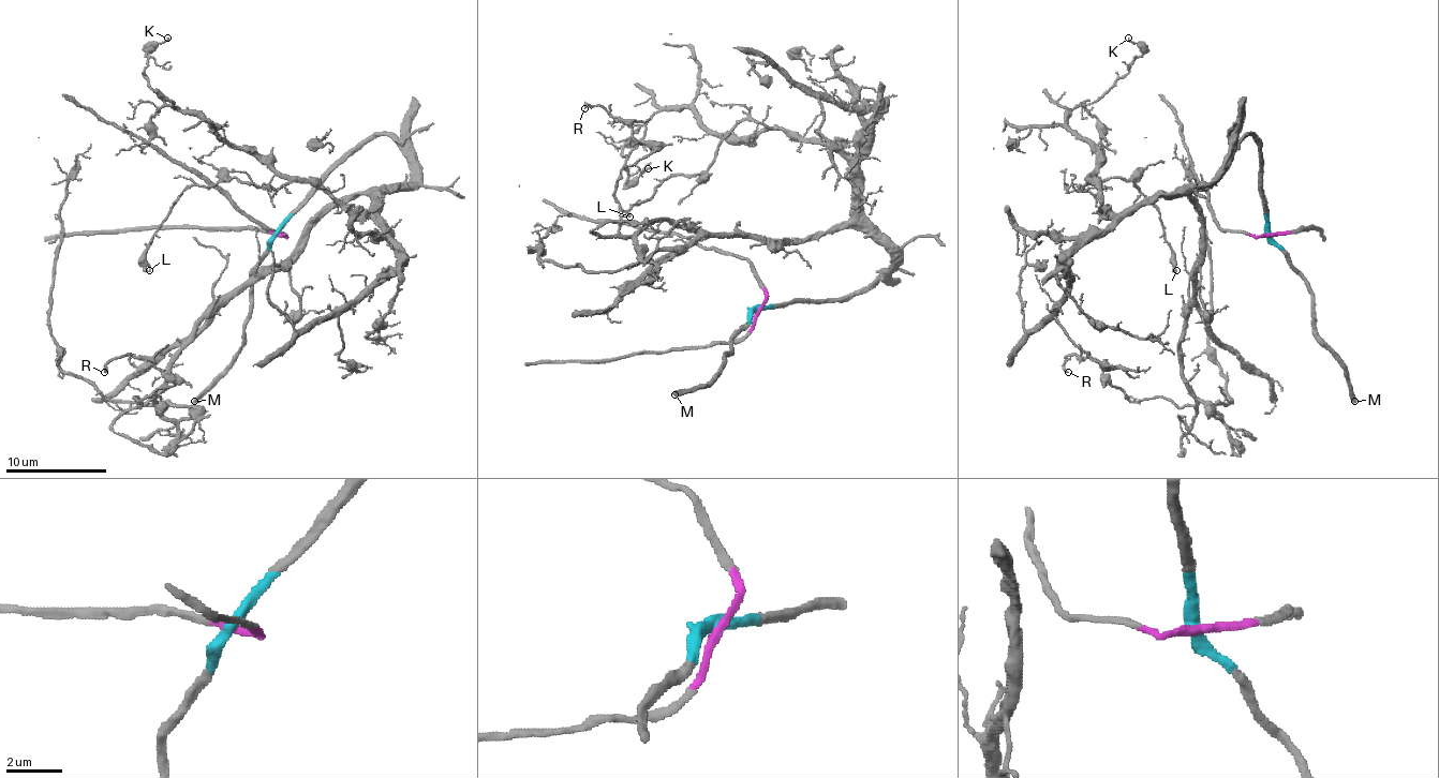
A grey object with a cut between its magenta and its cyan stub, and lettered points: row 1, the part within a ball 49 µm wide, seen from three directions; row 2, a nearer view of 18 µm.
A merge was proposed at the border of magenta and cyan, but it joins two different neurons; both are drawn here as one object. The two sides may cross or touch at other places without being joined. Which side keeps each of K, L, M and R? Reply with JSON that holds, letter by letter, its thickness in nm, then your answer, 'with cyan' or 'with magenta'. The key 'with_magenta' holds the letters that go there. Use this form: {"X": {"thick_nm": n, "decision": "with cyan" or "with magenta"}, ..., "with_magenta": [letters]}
{"K": {"thick_nm": 130, "decision": "with cyan"}, "L": {"thick_nm": 190, "decision": "with cyan"}, "M": {"thick_nm": 360, "decision": "with cyan"}, "R": {"thick_nm": 190, "decision": "with cyan"}, "with_magenta": []}

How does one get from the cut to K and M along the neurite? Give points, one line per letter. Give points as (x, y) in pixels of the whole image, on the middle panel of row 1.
K: (759, 310), (835, 300), (888, 267), (847, 162), (664, 108), (623, 166), (631, 181), (648, 169)
M: (759, 310), (731, 341), (731, 350), (724, 356), (722, 369), (707, 384), (673, 393)

